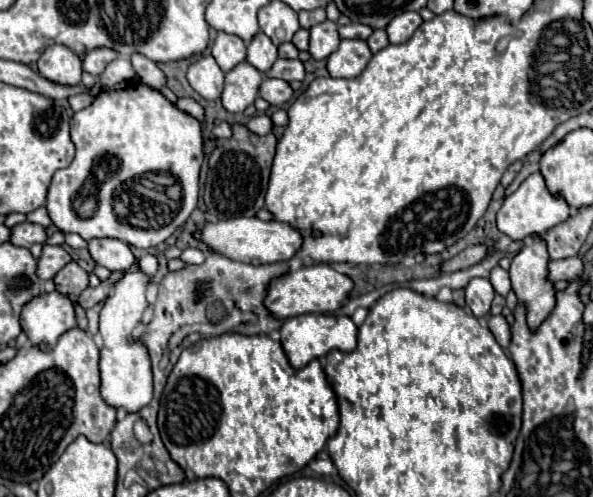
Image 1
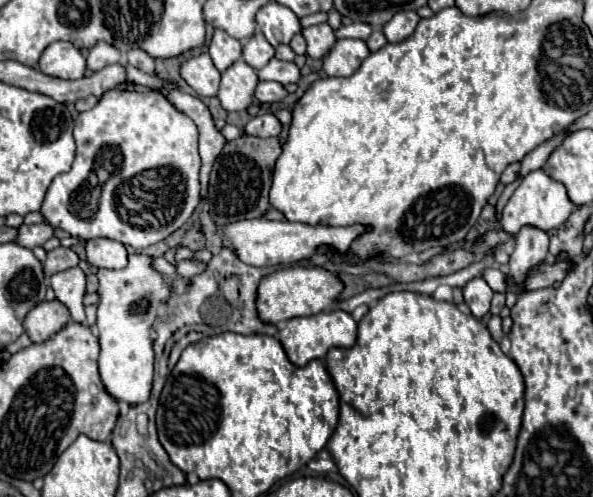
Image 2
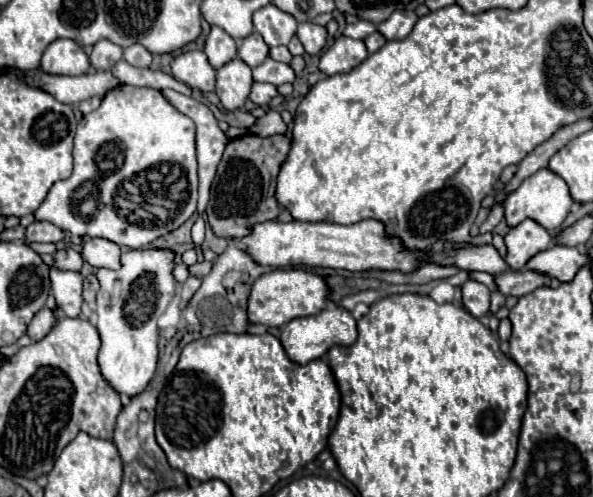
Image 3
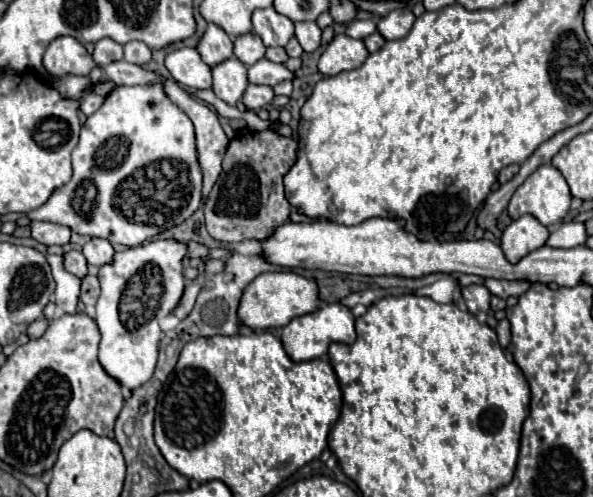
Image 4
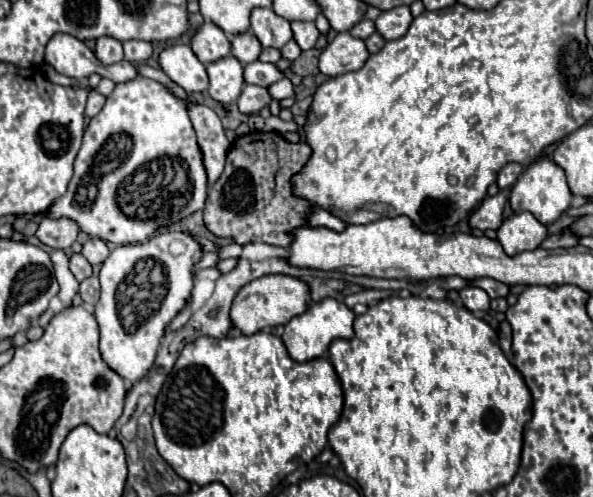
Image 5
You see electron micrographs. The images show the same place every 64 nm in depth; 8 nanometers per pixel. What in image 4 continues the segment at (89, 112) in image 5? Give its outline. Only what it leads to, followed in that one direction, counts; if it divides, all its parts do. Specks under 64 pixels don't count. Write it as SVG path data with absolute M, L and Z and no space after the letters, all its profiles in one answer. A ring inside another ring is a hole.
M88 94L88 96L84 96L84 100L82 100L82 106L80 106L80 110L86 114L86 116L90 116L90 114L94 114L100 106L104 104L104 98L102 96L98 96L98 94Z

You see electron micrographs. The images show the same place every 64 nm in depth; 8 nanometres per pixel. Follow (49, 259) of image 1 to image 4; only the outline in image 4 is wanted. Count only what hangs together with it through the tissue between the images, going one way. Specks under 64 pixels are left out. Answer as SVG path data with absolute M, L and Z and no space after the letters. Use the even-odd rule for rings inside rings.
M76 250L66 252L64 254L64 266L70 274L74 274L78 278L84 278L88 274L88 262L86 262L82 252L76 252Z

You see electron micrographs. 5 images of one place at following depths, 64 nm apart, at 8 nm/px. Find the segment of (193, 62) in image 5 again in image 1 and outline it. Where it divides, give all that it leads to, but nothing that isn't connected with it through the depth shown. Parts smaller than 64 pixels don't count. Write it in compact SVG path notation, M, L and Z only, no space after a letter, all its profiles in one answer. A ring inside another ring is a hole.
M202 56L194 64L190 64L186 78L190 86L206 100L220 98L220 92L224 88L224 72L218 68L216 60L212 56Z

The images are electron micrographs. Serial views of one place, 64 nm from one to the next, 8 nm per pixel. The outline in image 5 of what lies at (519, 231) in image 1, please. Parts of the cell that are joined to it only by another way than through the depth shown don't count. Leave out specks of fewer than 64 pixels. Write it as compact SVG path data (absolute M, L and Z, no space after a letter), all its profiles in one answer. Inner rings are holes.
M542 156L538 160L530 162L510 192L512 210L514 212L530 212L542 224L552 224L554 220L558 220L562 216L562 212L570 206L570 198L572 198L572 192L566 184L564 170L548 156Z

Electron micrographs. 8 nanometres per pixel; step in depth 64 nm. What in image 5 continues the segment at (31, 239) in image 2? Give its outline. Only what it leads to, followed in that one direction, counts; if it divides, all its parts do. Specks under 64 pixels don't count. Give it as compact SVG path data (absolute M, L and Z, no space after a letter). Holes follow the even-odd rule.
M44 218L36 232L36 238L52 248L52 250L66 250L76 242L80 226L70 218Z

